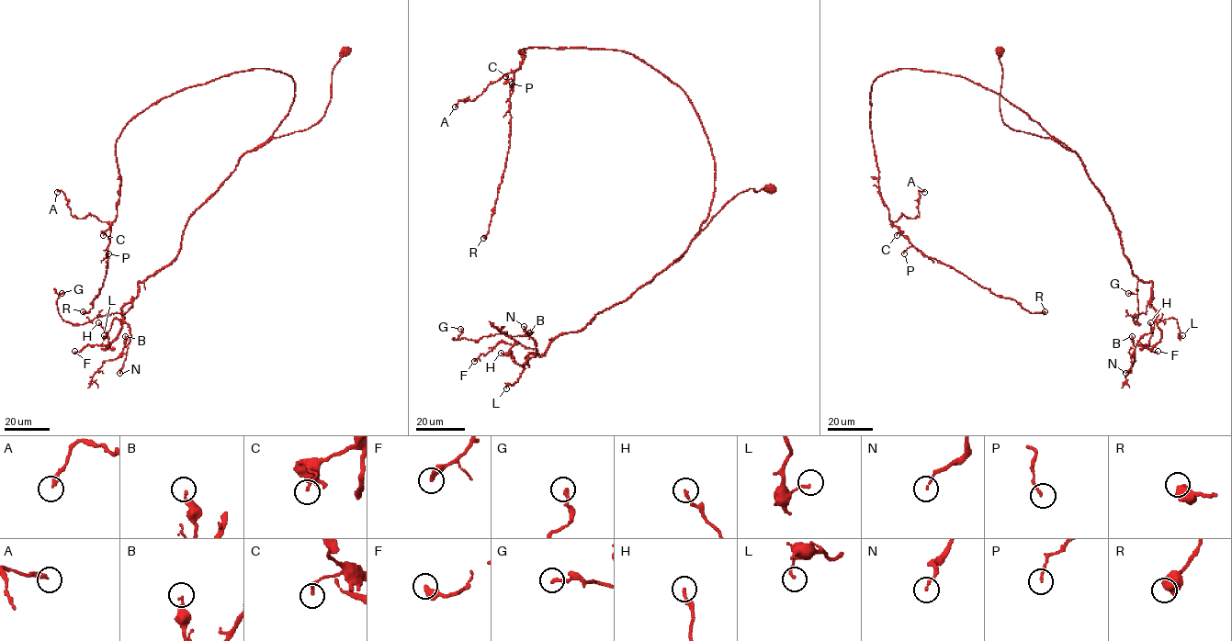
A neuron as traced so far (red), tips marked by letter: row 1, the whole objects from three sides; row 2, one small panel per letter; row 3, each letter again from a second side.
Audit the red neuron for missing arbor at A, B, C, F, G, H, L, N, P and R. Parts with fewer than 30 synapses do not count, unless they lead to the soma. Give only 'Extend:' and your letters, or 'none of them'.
Extend: none of them

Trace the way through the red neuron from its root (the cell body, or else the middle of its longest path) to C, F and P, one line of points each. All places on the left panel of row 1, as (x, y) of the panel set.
C: (345, 50), (324, 116), (268, 141), (295, 87), (273, 70), (136, 115), (116, 143), (120, 196), (103, 235)
F: (345, 50), (324, 116), (245, 152), (189, 218), (177, 256), (138, 283), (108, 347), (74, 351)
P: (345, 50), (324, 116), (268, 141), (295, 87), (273, 70), (186, 87), (136, 115), (116, 143), (108, 253)

